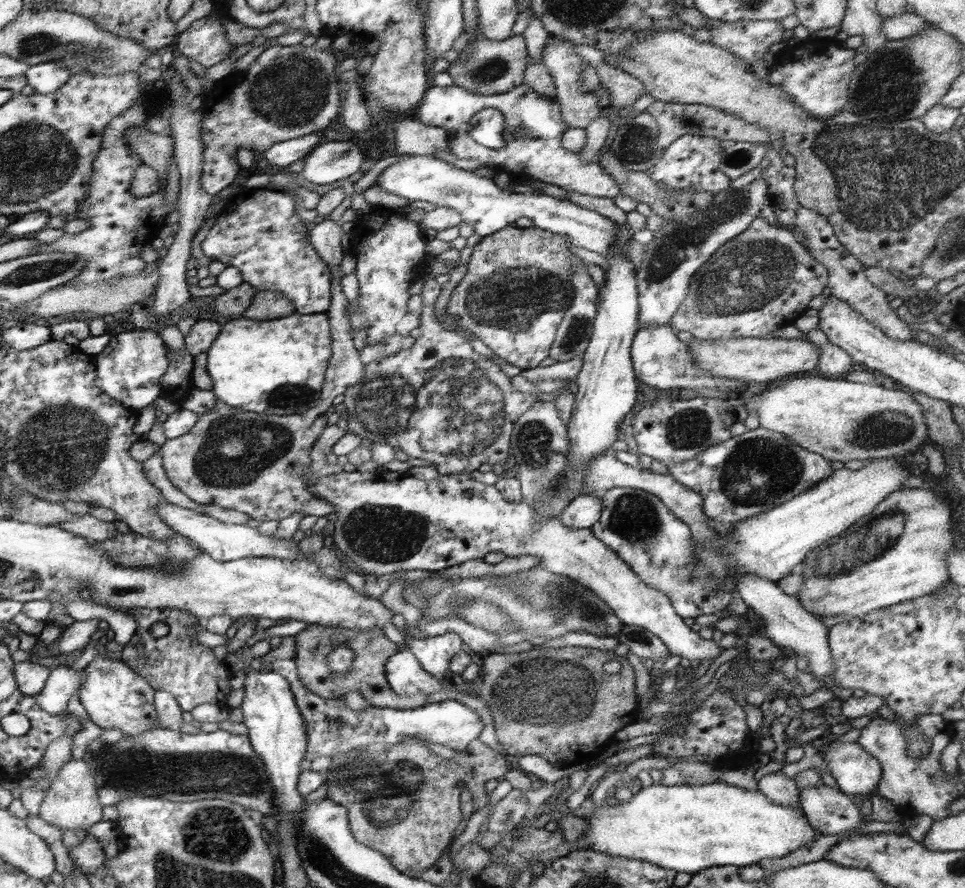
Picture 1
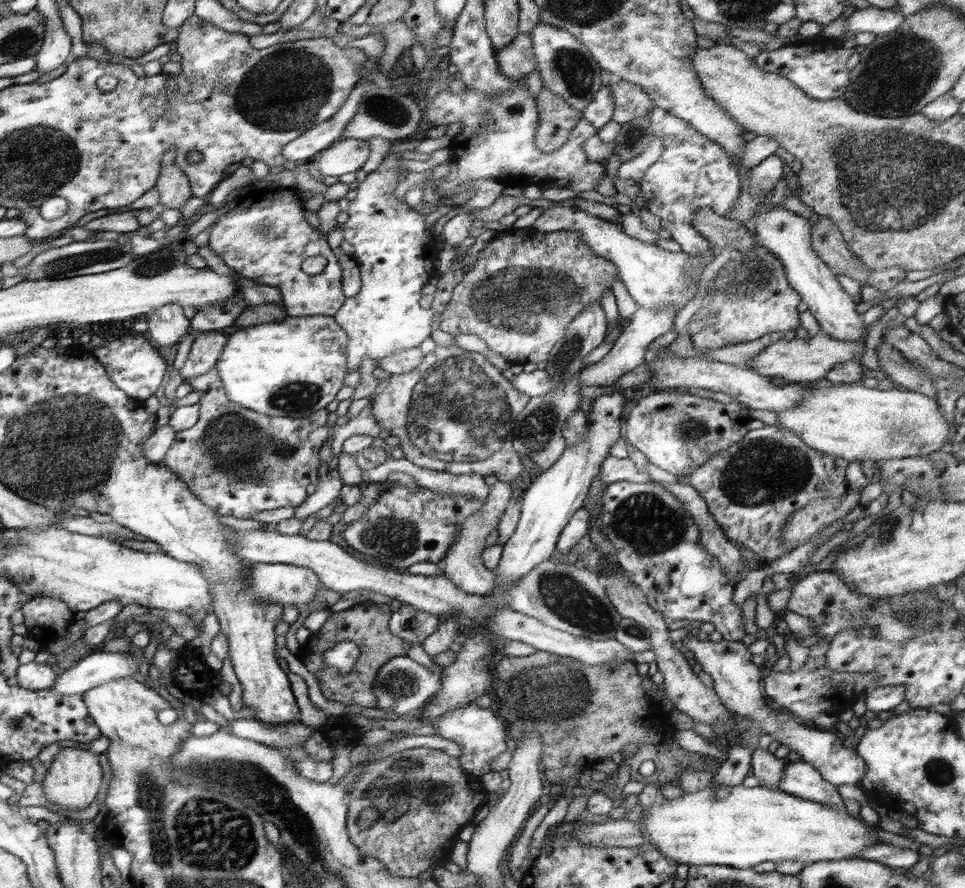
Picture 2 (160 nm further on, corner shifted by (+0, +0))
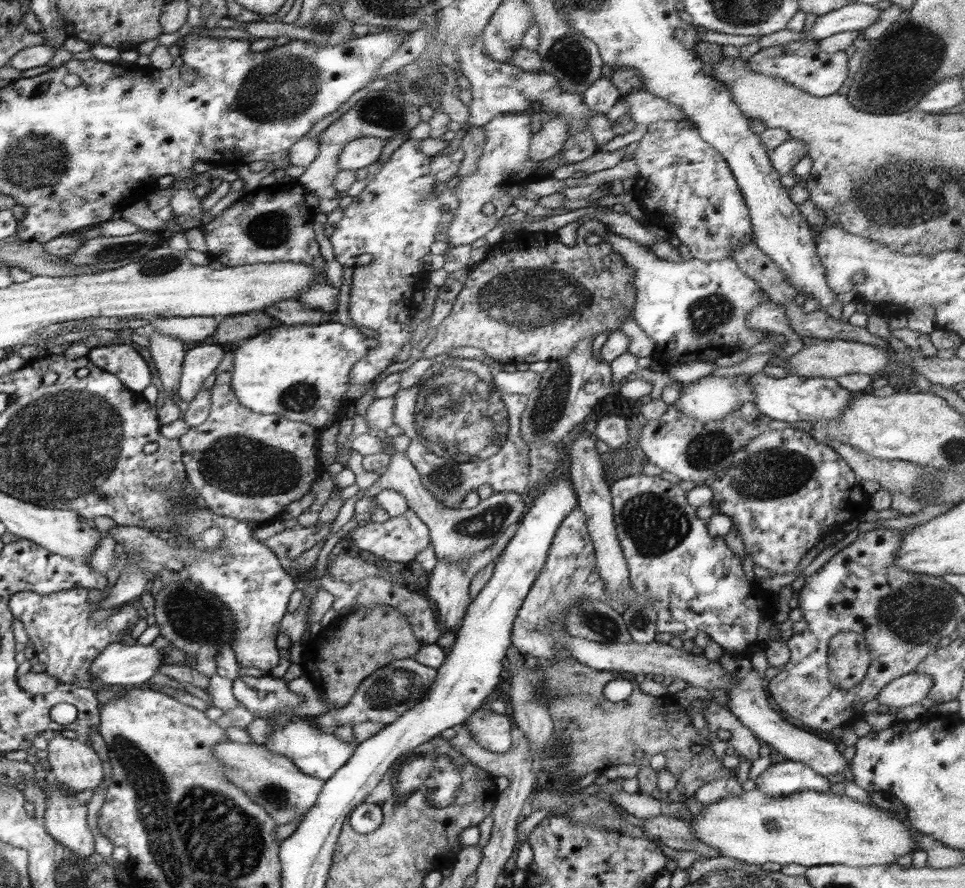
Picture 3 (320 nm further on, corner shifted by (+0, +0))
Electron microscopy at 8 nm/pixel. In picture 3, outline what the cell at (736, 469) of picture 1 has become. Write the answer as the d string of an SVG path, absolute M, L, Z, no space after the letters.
M791 427L782 430L771 430L757 436L751 440L742 450L733 454L733 463L719 472L716 476L711 476L708 480L703 482L704 485L709 486L713 490L713 505L717 513L726 514L732 522L738 527L740 536L743 539L745 552L750 553L754 564L758 564L771 572L772 574L788 574L788 572L796 572L800 560L804 555L810 551L825 535L841 530L846 524L858 519L870 508L871 496L863 491L861 481L856 478L854 471L848 463L826 443L818 442L811 434L800 431L800 429Z

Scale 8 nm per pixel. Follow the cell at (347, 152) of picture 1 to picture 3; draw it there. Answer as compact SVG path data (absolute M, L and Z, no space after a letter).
M360 138L350 142L342 148L342 153L338 157L340 170L360 170L362 168L377 165L382 155L382 149L388 140L382 138Z

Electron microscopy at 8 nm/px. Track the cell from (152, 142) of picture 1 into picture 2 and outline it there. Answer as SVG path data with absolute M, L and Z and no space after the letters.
M164 164L157 188L159 209L181 208L192 197L191 186L184 172L173 164Z

